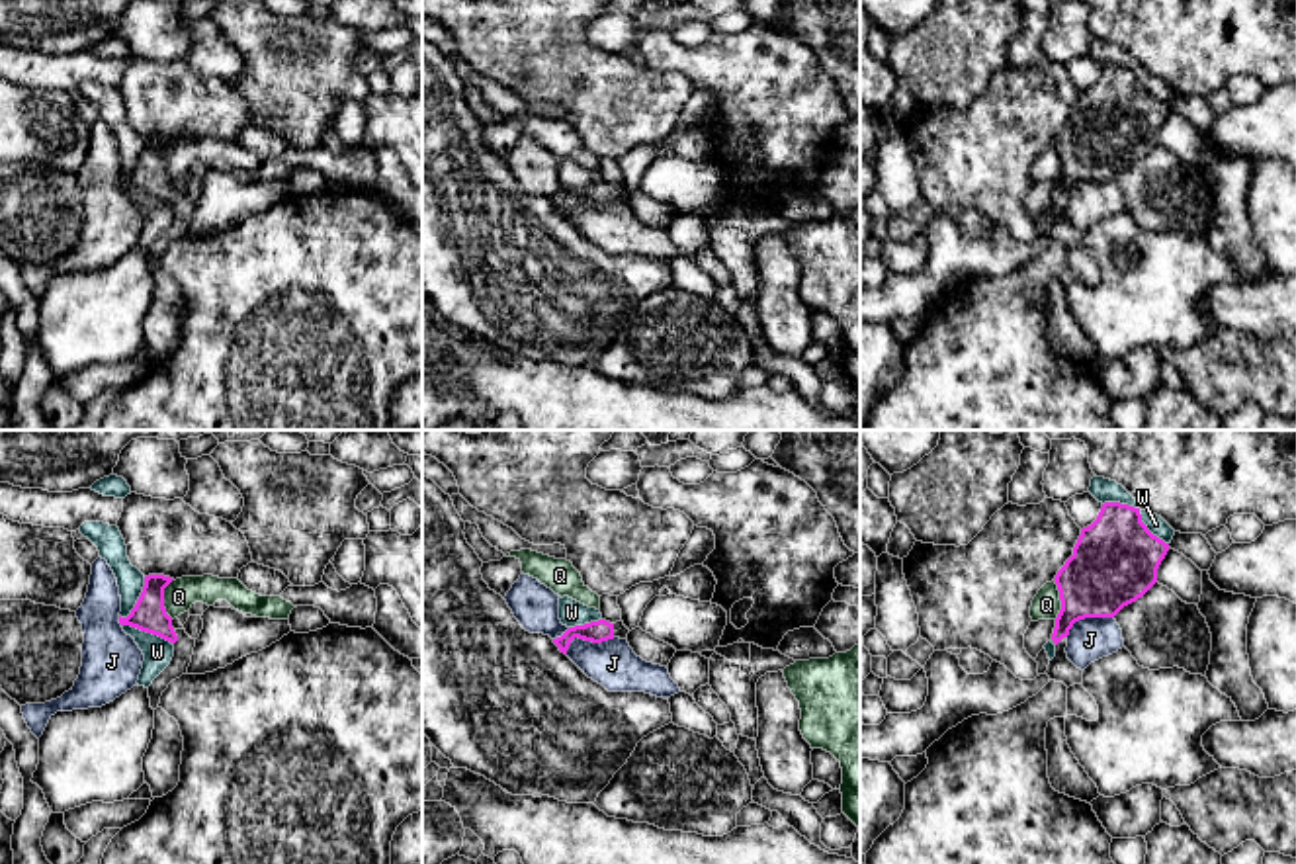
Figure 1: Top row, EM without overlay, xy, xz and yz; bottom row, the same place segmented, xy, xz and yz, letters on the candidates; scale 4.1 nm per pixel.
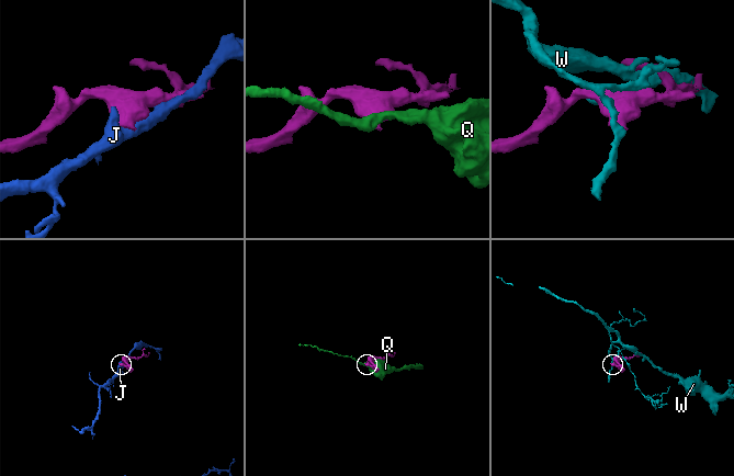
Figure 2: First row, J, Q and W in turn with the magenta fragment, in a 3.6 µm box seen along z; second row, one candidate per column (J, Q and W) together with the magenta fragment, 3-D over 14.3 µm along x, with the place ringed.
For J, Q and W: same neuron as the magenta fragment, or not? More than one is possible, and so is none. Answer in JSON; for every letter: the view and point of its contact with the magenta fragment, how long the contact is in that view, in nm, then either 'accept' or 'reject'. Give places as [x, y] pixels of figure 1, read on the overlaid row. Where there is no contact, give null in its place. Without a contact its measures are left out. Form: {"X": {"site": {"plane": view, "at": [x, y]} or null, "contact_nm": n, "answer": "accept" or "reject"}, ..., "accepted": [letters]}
{"J": {"site": {"plane": "xz", "at": [587, 640]}, "contact_nm": 220, "answer": "reject"}, "Q": {"site": {"plane": "xy", "at": [163, 599]}, "contact_nm": 170, "answer": "reject"}, "W": {"site": {"plane": "yz", "at": [1138, 513]}, "contact_nm": 320, "answer": "reject"}, "accepted": []}

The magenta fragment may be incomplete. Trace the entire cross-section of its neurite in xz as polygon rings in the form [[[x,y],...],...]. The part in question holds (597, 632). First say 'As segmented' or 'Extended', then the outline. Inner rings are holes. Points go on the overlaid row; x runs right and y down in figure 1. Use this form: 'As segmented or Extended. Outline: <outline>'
Extended. Outline: [[[606,620],[590,622],[584,626],[569,627],[561,637],[553,639],[553,643],[559,647],[561,653],[567,655],[567,649],[575,637],[602,643],[614,637],[627,639],[629,629],[624,626],[624,622],[610,624]]]

